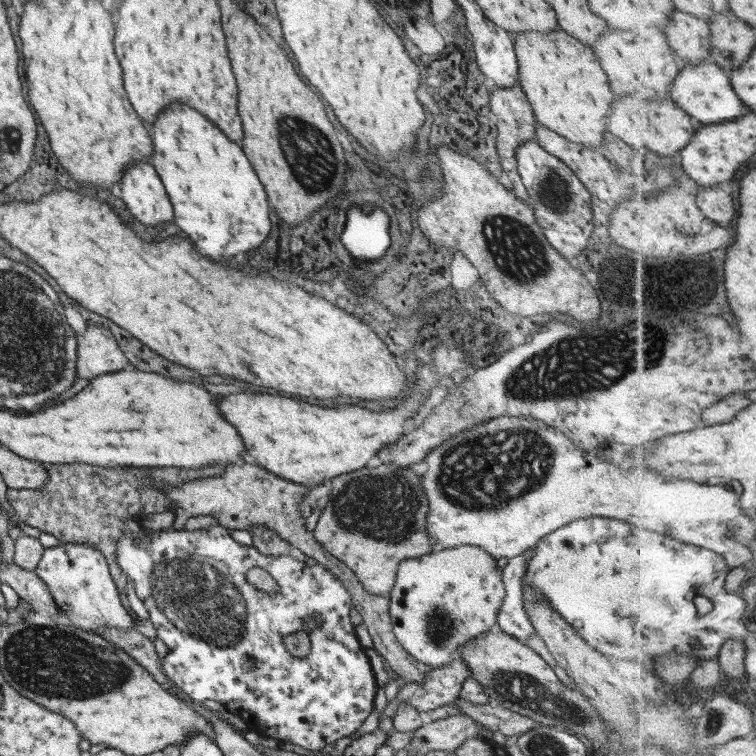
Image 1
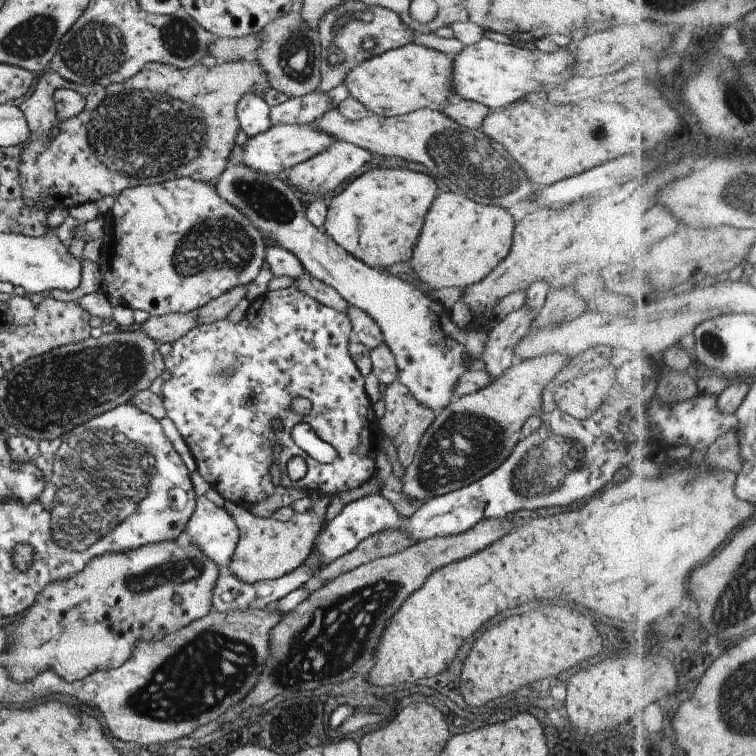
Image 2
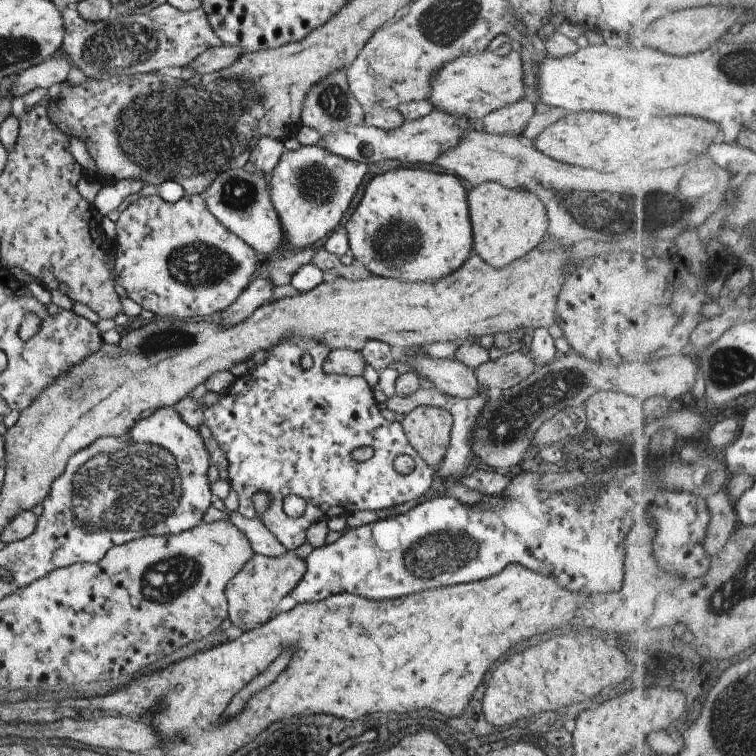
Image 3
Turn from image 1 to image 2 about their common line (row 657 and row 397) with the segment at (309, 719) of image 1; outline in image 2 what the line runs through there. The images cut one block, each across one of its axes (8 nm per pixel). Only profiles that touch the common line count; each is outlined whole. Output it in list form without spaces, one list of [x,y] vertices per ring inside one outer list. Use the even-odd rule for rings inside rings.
[[[290,287],[274,291],[268,290],[263,295],[258,296],[256,300],[252,300],[248,306],[248,310],[246,310],[246,315],[240,320],[240,322],[238,322],[238,324],[234,324],[234,322],[230,323],[226,319],[198,325],[196,328],[192,328],[188,334],[184,334],[182,338],[178,338],[176,342],[171,342],[172,350],[164,355],[164,366],[166,366],[166,370],[170,372],[170,379],[165,381],[162,385],[162,402],[164,404],[164,409],[166,409],[167,417],[174,422],[178,432],[180,432],[182,438],[186,441],[190,452],[192,452],[198,472],[202,475],[202,478],[210,484],[211,488],[216,490],[225,501],[234,502],[234,504],[250,509],[255,504],[268,498],[268,496],[272,496],[275,486],[270,474],[271,466],[277,466],[282,474],[278,486],[281,486],[284,489],[304,489],[308,492],[308,495],[313,492],[319,492],[320,496],[333,497],[336,496],[336,494],[342,494],[342,492],[354,490],[375,476],[376,456],[382,434],[379,420],[372,409],[373,403],[368,399],[366,390],[364,390],[364,376],[358,370],[358,367],[349,352],[349,342],[353,339],[352,332],[352,324],[344,312],[336,312],[333,308],[330,308],[325,304],[320,304],[318,300],[312,298],[312,296],[308,296],[306,292],[302,292],[302,290],[296,289],[295,287]],[[296,396],[302,396],[302,398],[308,398],[308,400],[310,400],[310,404],[312,404],[312,412],[310,412],[310,414],[306,414],[306,416],[298,416],[298,414],[294,414],[294,412],[290,410],[290,402],[292,402],[292,398],[296,398]],[[274,421],[280,423],[283,428],[281,430],[275,430],[273,428]],[[300,423],[310,424],[312,430],[316,432],[316,436],[330,444],[330,446],[336,450],[338,456],[336,456],[334,462],[322,464],[322,462],[314,460],[310,454],[304,452],[304,450],[294,442],[294,439],[292,438],[292,429],[296,424]],[[274,444],[282,446],[281,460],[278,462],[274,462],[274,456],[272,456],[272,448],[274,448]],[[294,456],[304,458],[304,462],[306,462],[308,468],[306,476],[304,476],[299,482],[290,480],[288,472],[286,471],[286,463],[290,458],[294,458]]]

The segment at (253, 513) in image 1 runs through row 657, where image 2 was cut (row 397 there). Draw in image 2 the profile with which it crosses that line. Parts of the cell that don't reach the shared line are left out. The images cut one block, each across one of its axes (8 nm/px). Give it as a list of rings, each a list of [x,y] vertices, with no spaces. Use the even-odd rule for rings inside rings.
[[[400,381],[392,382],[382,391],[382,402],[386,404],[384,416],[378,418],[382,436],[390,439],[396,447],[398,454],[398,462],[402,466],[407,467],[412,464],[413,458],[417,455],[418,445],[422,436],[426,434],[426,430],[430,428],[430,424],[436,420],[434,410],[422,406],[412,394],[410,390],[405,388]]]

